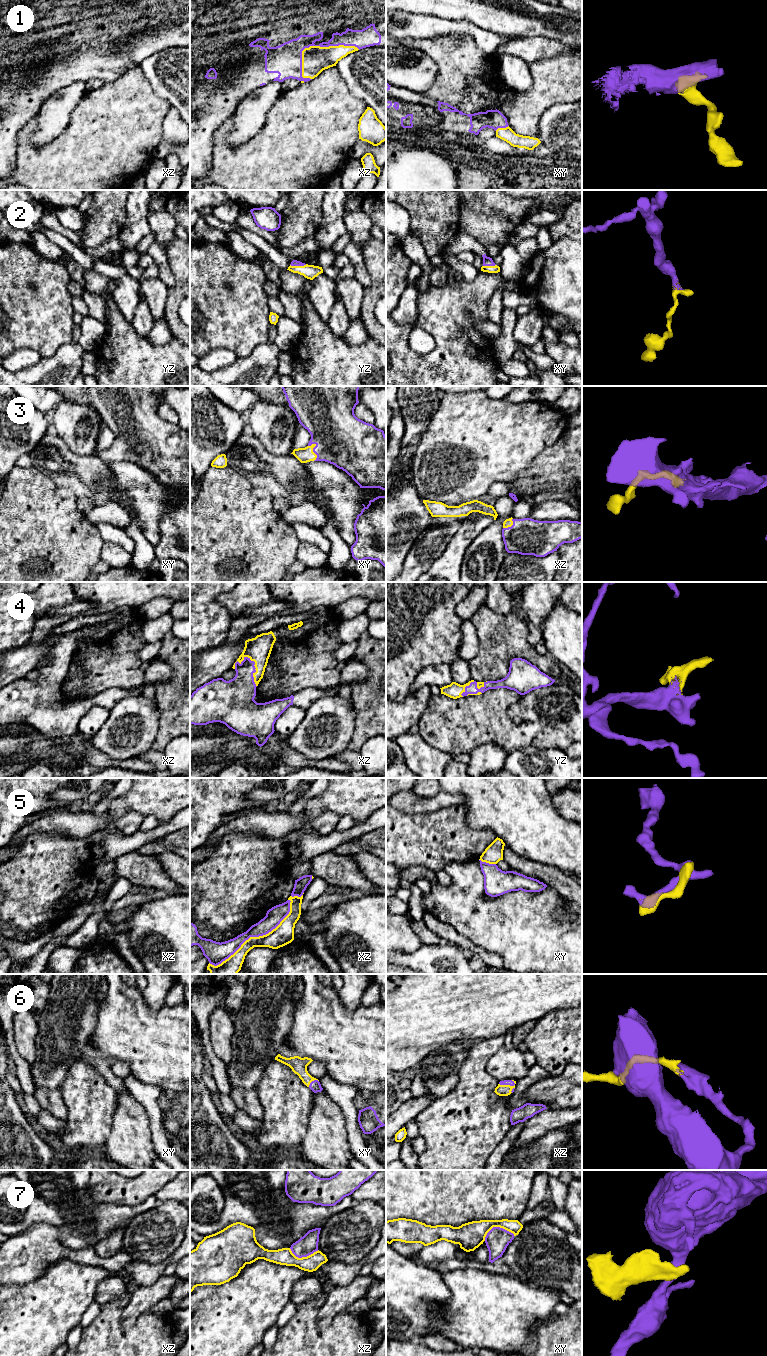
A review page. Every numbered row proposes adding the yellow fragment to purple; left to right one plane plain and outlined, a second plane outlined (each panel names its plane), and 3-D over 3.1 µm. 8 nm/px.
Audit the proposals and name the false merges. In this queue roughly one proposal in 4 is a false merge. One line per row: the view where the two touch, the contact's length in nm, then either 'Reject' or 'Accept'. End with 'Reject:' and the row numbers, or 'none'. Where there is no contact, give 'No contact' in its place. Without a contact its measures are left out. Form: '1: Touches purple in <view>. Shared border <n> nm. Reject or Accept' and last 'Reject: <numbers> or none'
1: Touches purple in xz. Shared border 500 nm. Accept
2: Touches purple in yz. Shared border 140 nm. Accept
3: Touches purple in xy. Shared border 150 nm. Accept
4: Touches purple in xz. Shared border 260 nm. Accept
5: Touches purple in xz. Shared border 850 nm. Reject
6: Touches purple in xz. Shared border 140 nm. Accept
7: Touches purple in xy. Shared border 260 nm. Reject
Reject: 5, 7

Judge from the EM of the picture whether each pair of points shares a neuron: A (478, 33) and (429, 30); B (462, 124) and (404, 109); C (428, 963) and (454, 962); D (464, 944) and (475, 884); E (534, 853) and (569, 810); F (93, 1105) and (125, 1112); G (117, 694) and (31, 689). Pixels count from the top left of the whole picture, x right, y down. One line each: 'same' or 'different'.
A: same
B: same
C: same
D: different
E: different
F: different
G: same

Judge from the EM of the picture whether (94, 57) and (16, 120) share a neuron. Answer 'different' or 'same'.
same

